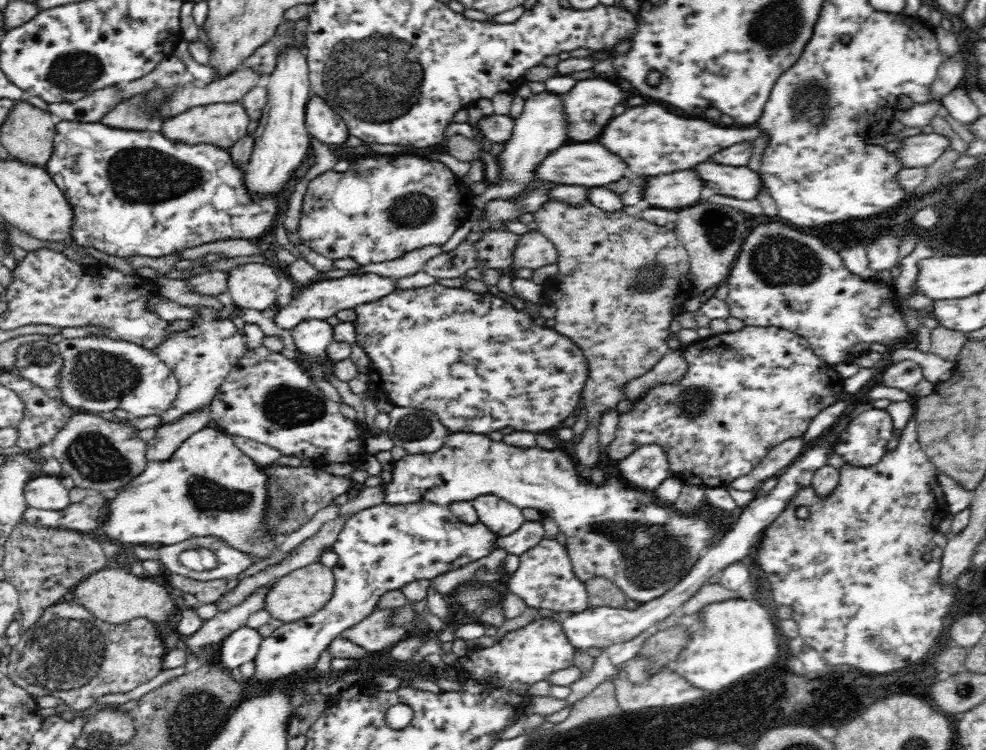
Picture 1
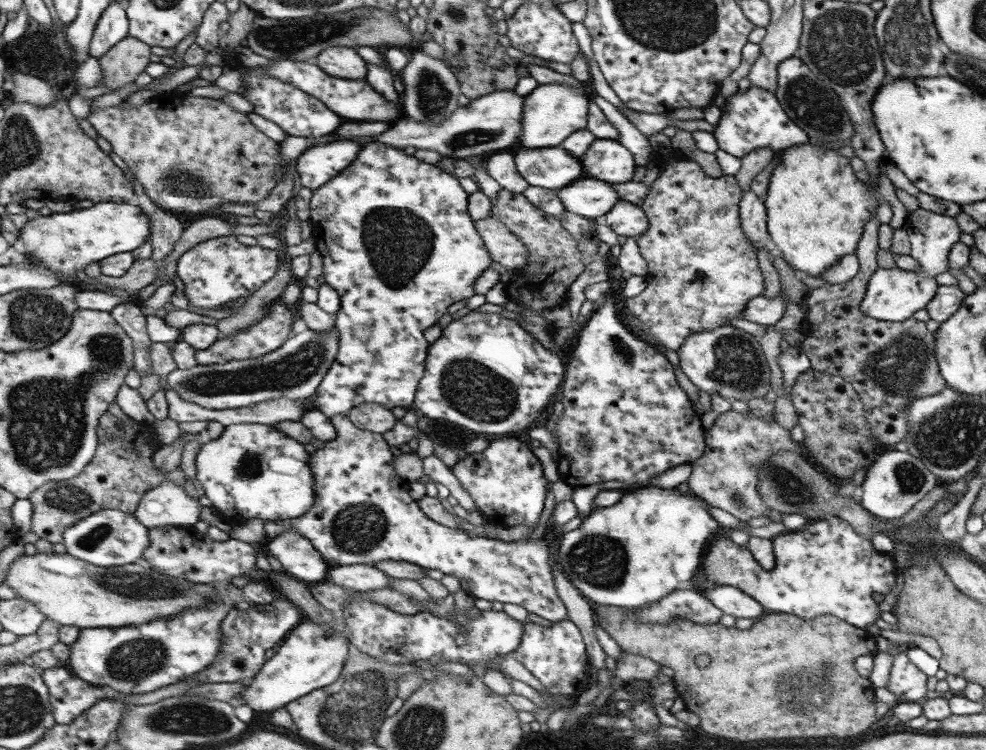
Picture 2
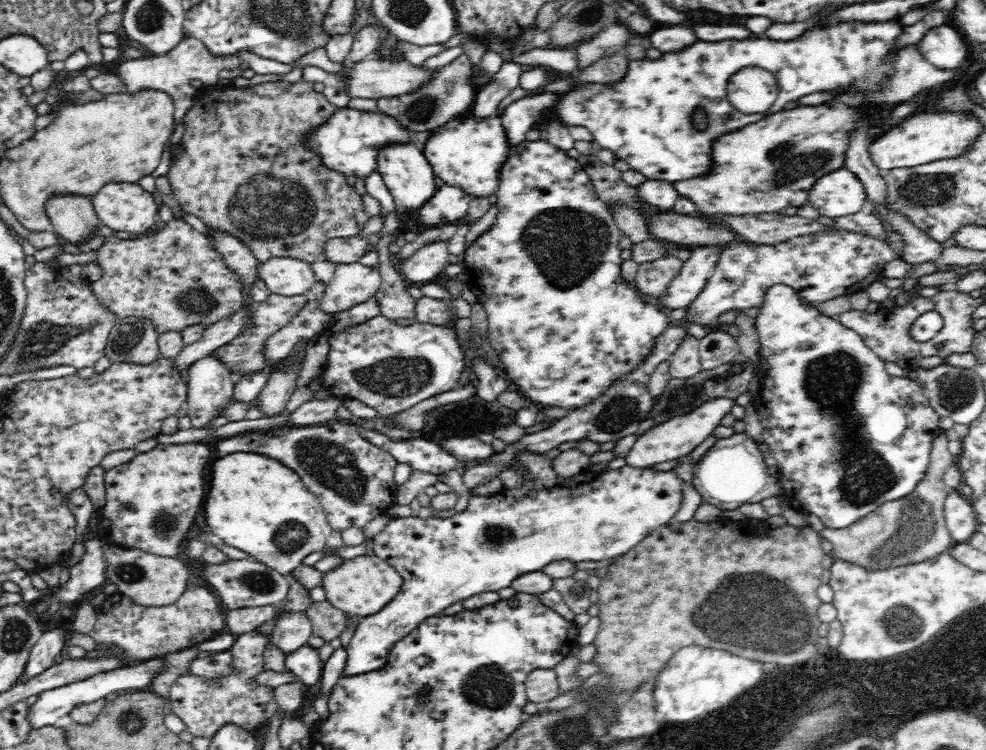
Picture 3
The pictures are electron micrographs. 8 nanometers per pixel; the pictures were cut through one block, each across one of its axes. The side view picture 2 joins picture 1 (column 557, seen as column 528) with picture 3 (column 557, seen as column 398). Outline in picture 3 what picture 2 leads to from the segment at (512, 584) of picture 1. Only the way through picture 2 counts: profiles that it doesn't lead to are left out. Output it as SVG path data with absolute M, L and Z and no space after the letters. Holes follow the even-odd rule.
M522 453L520 456L520 466L528 469L528 476L524 477L524 484L522 488L516 488L516 490L503 489L499 493L496 493L489 497L475 496L472 495L468 500L468 505L463 512L454 514L451 518L424 518L409 517L409 518L398 518L391 519L386 527L375 536L372 537L373 552L378 558L385 560L388 564L400 573L400 578L403 580L400 591L396 594L396 597L388 602L380 612L376 614L363 617L357 624L356 630L353 632L352 640L347 648L347 661L346 666L343 668L343 676L354 676L364 674L364 672L372 672L374 670L380 670L387 663L388 652L392 648L392 644L396 644L398 640L402 640L408 632L412 632L418 624L423 623L424 620L431 616L441 615L444 608L448 608L450 604L456 604L456 602L462 602L475 596L479 593L484 592L497 592L500 589L510 587L510 584L518 576L529 572L542 571L542 568L546 564L557 561L557 560L570 560L573 563L576 562L588 562L588 561L602 561L606 559L616 559L628 551L631 551L641 540L644 540L655 528L662 527L670 522L674 516L680 511L682 504L682 490L685 488L685 483L677 478L676 474L670 471L656 471L651 468L632 468L630 466L624 466L619 470L610 470L603 472L596 472L592 470L586 470L576 476L570 478L560 478L556 475L556 472L552 471L553 462L548 460L544 454L540 453L540 456L534 453Z

